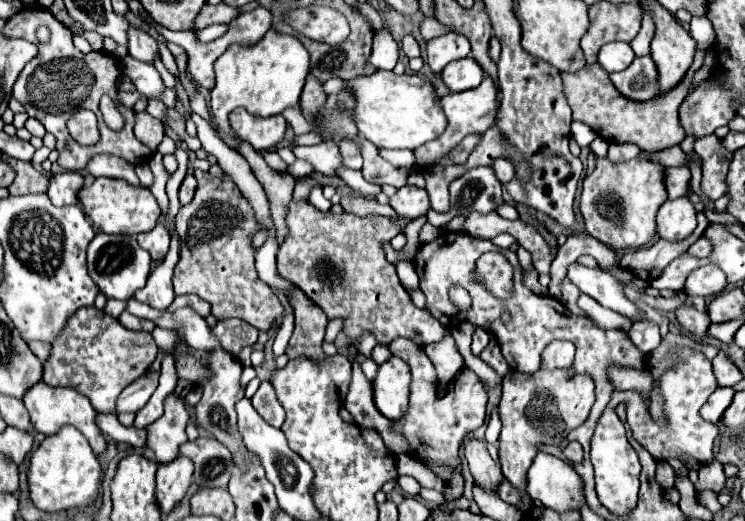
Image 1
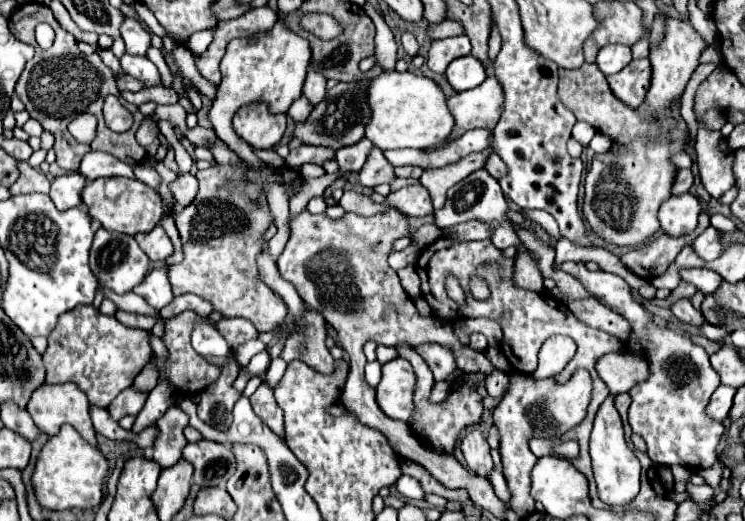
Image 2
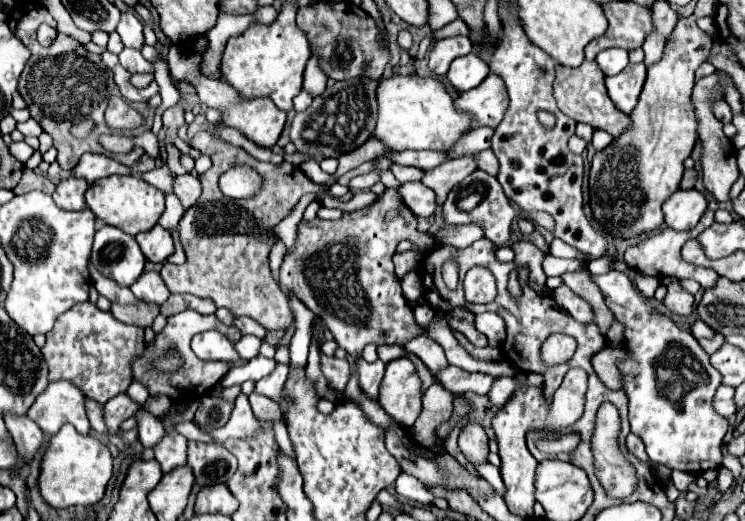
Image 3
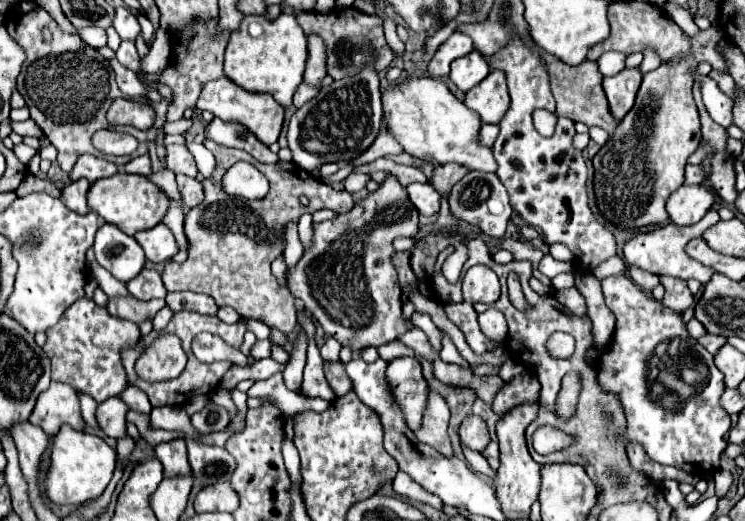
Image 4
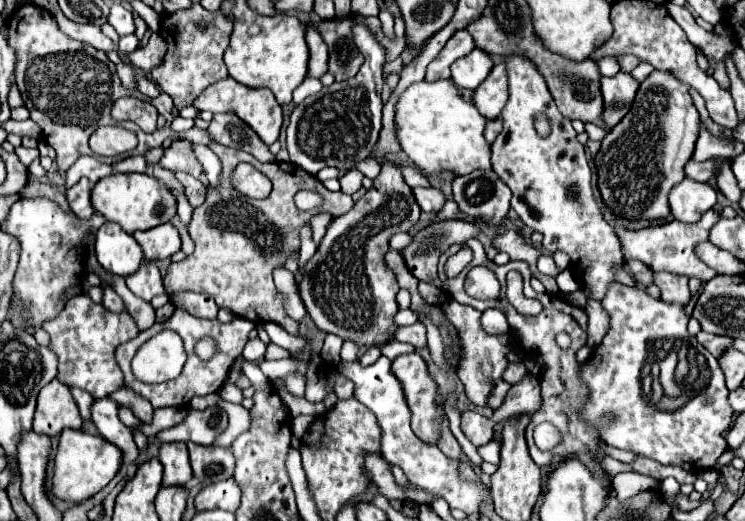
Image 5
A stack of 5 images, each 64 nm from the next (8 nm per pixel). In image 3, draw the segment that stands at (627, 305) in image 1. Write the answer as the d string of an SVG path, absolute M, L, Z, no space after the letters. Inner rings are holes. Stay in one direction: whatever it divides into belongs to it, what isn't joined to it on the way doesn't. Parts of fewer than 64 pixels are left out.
M546 256L544 258L544 264L542 264L546 276L562 276L566 272L572 272L572 270L584 270L584 262L582 260L560 260L560 258L554 258L554 256ZM608 272L604 276L592 276L600 286L608 308L614 312L616 320L624 326L624 348L626 358L618 362L622 390L628 396L628 418L630 432L640 436L646 444L646 452L652 462L664 464L674 470L684 472L706 472L716 470L722 464L722 440L728 432L728 420L724 416L712 412L712 400L722 384L720 372L710 364L710 354L702 350L698 340L682 330L670 316L646 304L646 298L632 286L630 278L622 272Z

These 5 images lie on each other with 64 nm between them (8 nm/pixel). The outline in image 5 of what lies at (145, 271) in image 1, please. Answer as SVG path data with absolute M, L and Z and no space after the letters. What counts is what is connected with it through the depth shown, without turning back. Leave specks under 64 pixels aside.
M104 222L96 232L96 258L104 270L130 276L142 264L142 248L134 236L124 232L116 222Z

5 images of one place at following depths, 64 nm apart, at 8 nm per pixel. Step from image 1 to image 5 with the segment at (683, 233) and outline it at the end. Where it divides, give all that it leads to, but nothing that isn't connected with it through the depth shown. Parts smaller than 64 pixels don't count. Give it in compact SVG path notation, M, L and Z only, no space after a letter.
M684 178L670 192L670 210L680 222L696 222L706 210L714 208L716 190L706 182Z

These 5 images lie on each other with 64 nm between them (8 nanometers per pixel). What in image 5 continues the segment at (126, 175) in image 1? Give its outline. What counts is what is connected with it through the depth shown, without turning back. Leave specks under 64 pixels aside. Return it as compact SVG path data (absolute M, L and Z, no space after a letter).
M82 156L66 172L66 188L72 188L82 176L90 178L90 182L96 184L100 178L110 174L112 174L112 168L108 164L100 164L94 156Z

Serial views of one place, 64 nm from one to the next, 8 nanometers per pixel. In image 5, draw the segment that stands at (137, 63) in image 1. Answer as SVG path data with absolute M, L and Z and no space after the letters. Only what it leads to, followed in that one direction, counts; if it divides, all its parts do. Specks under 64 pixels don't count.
M132 34L132 36L120 36L118 48L120 48L118 54L120 54L122 62L124 62L124 64L130 64L130 60L126 58L126 54L130 54L130 52L134 52L134 50L138 48L138 38L136 38L136 34Z

